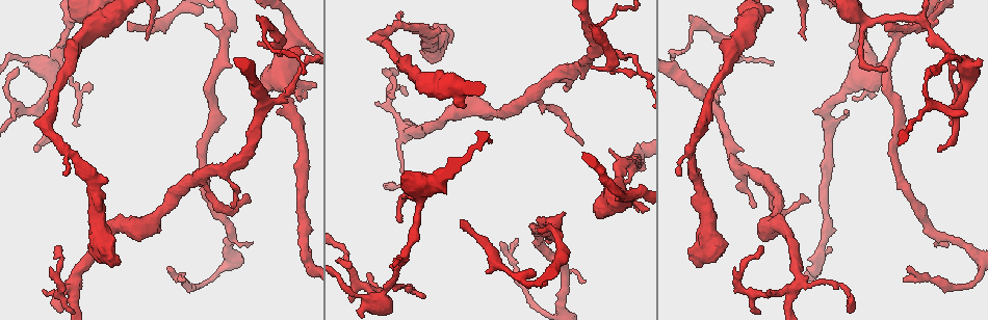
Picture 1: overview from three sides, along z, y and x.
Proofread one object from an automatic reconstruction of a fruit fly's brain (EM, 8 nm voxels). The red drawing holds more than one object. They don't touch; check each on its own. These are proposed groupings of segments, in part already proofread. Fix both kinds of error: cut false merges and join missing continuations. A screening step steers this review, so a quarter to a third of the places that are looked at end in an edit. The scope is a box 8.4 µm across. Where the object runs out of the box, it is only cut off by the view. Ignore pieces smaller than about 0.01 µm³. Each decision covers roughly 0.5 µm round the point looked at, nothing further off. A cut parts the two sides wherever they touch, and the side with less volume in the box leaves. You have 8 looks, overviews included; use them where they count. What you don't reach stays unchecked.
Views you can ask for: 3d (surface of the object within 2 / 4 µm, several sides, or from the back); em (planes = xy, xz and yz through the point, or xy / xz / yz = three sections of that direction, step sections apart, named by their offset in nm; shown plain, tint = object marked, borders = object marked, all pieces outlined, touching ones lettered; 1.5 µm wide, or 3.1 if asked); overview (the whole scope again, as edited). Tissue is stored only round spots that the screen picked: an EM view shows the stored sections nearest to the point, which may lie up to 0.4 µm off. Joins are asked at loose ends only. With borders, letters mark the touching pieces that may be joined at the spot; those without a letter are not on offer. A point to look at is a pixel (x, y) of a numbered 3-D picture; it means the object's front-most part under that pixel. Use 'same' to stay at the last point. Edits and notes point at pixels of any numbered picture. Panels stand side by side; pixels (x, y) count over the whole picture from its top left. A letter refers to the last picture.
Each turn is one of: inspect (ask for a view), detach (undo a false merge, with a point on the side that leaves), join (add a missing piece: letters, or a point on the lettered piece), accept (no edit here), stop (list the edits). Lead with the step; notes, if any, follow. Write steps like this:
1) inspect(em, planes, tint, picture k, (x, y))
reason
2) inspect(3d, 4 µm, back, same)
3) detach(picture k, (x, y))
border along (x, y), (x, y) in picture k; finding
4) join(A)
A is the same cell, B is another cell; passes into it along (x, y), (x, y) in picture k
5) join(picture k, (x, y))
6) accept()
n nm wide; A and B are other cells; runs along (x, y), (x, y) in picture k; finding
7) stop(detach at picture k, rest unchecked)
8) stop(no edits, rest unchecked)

inspect(3d, 2 µm, picture 1, (394, 74))
sharp bend

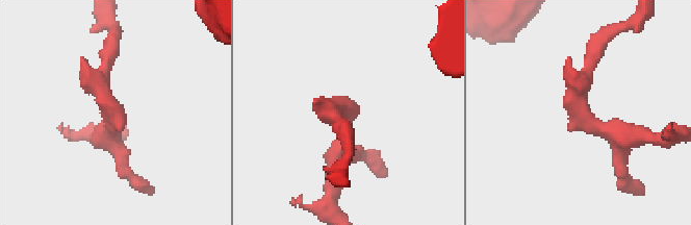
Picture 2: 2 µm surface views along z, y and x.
inspect(em, xy, step 8, borders, picture 2, (584, 116))
now the EM

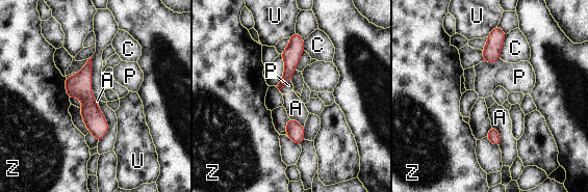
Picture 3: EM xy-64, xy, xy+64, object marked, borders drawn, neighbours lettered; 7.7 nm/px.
inspect(em, planes, borders, same)
another direction

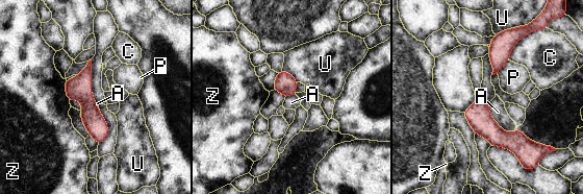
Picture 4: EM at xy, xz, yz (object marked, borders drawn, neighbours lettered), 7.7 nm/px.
accept()
160 nm wide; A, C, P, U and Z are other cells; border along (488, 102), (490, 117), (512, 132) in picture 4; all the same neuron

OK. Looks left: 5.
inspect(em, xz, step 4, borders, picture 1, (754, 208))
branch stops here

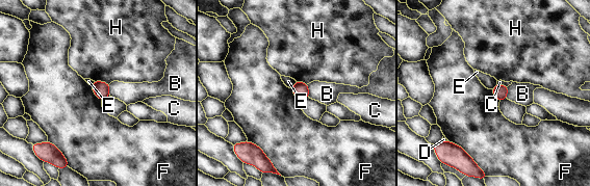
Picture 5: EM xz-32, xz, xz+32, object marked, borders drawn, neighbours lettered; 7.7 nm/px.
inspect(em, planes, borders, same)

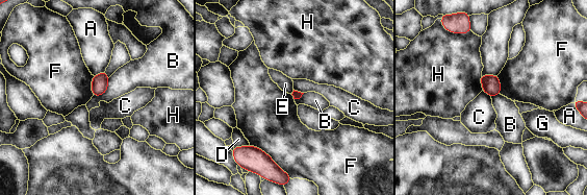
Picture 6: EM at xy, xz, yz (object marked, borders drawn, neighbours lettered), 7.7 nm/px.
accept()
A, B, C, D, E, F, G and H are other cells; border along (108, 78), (108, 88), (93, 96) in picture 6; no lettered piece goes on from it

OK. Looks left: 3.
inspect(3d, 2 µm, picture 1, (451, 34))
free end

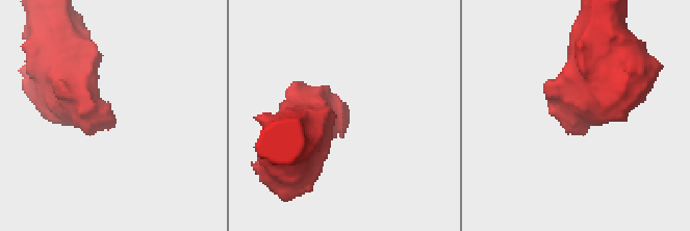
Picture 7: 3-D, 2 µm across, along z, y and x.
inspect(em, planes, borders, picture 7, (574, 122))

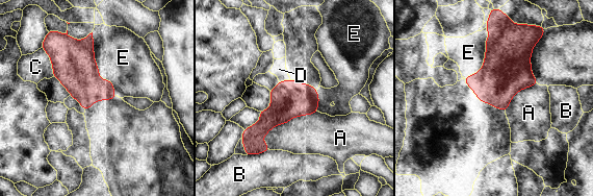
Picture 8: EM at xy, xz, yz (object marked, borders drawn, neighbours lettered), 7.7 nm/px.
accept()
A, B, C, D and E are other cells; border along (316, 111), (277, 124), (261, 140) in picture 8; no lettered piece goes on from it

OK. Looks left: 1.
stop(no edits, rest unchecked)

